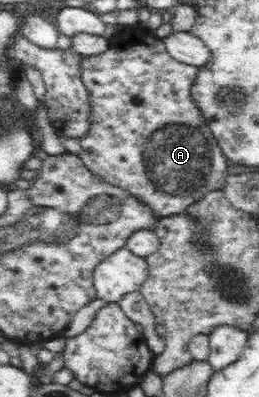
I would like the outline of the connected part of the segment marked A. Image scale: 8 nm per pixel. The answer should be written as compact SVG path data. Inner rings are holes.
M138 25L113 35L109 49L103 53L80 59L80 80L88 89L93 123L89 133L78 141L82 147L79 156L95 175L144 201L158 217L185 212L206 193L221 190L228 177L228 159L193 101L191 88L197 69L169 56L161 39Z

